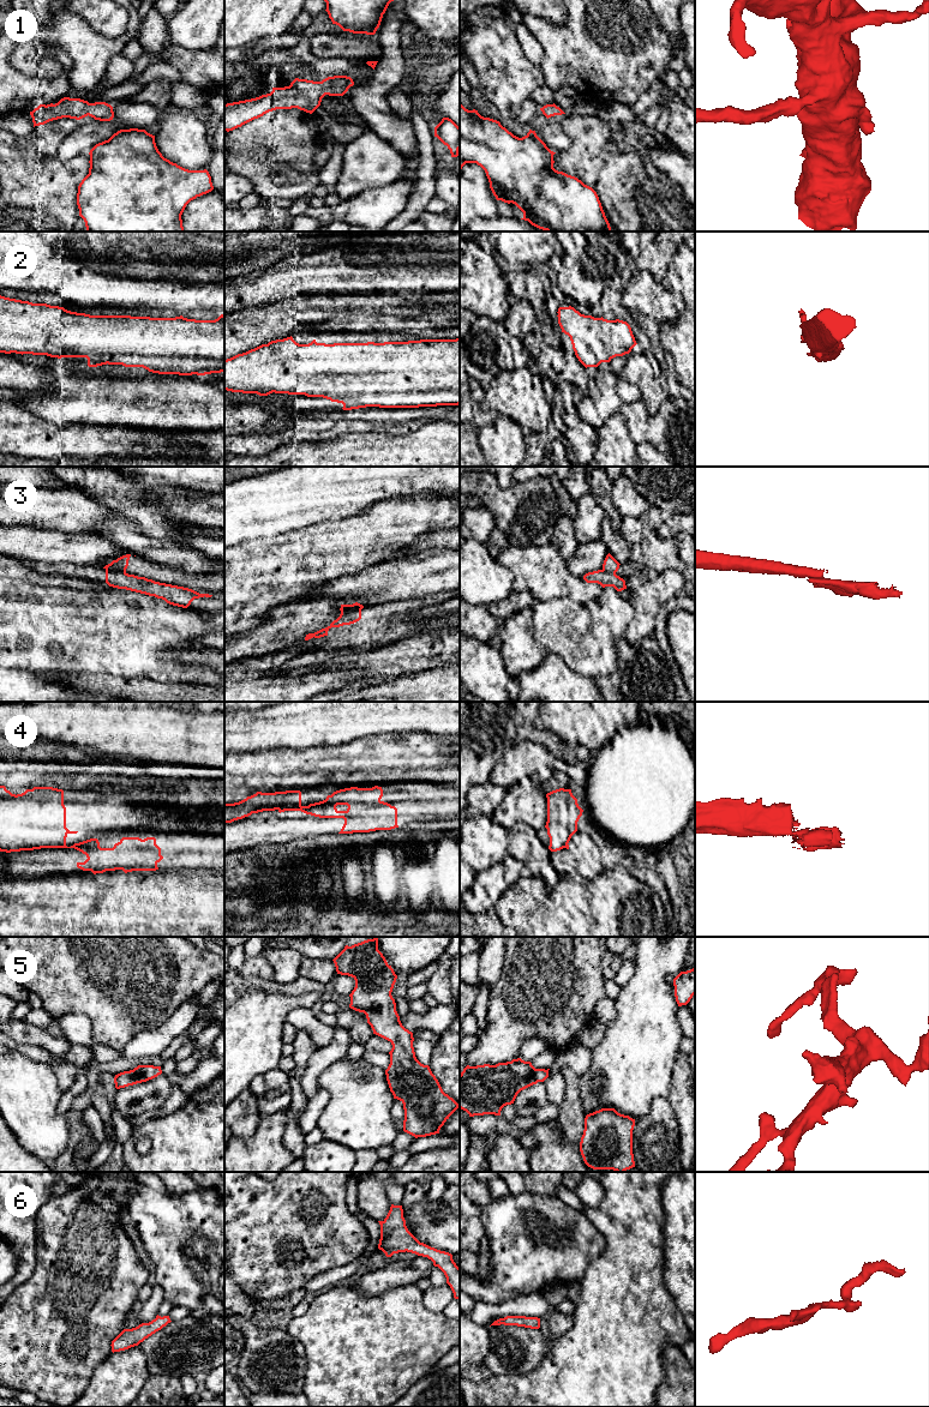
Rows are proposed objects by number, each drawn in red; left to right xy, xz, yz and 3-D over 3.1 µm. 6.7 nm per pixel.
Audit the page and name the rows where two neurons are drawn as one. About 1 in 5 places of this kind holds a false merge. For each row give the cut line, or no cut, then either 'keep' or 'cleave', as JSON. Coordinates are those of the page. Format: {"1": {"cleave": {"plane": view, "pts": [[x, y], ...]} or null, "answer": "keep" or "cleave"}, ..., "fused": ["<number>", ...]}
{"1": {"cleave": null, "answer": "keep"}, "2": {"cleave": null, "answer": "keep"}, "3": {"cleave": {"plane": "xy", "pts": [[106, 567], [125, 572]]}, "answer": "cleave"}, "4": {"cleave": {"plane": "xz", "pts": [[300, 805], [279, 810]]}, "answer": "cleave"}, "5": {"cleave": null, "answer": "keep"}, "6": {"cleave": null, "answer": "keep"}, "fused": ["3", "4"]}

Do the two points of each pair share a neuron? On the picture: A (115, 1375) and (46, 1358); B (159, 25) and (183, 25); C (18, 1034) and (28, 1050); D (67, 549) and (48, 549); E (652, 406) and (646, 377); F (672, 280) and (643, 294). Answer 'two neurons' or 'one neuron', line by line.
A: two neurons
B: two neurons
C: two neurons
D: one neuron
E: one neuron
F: two neurons

